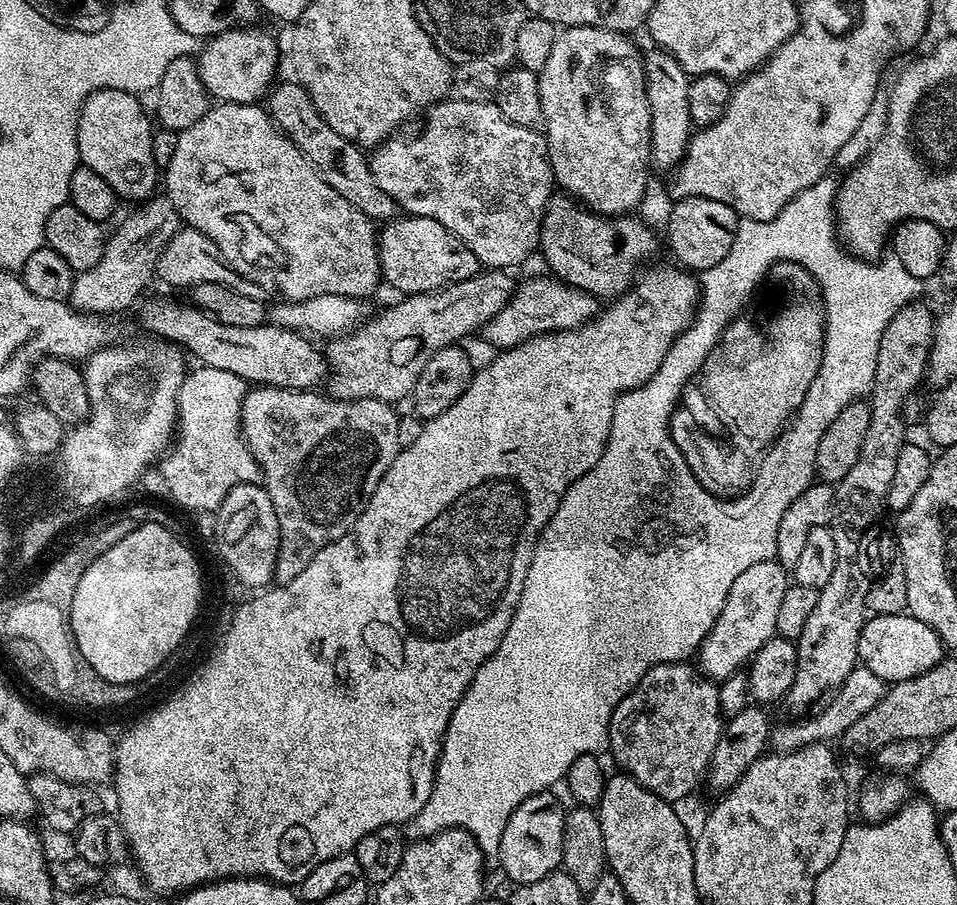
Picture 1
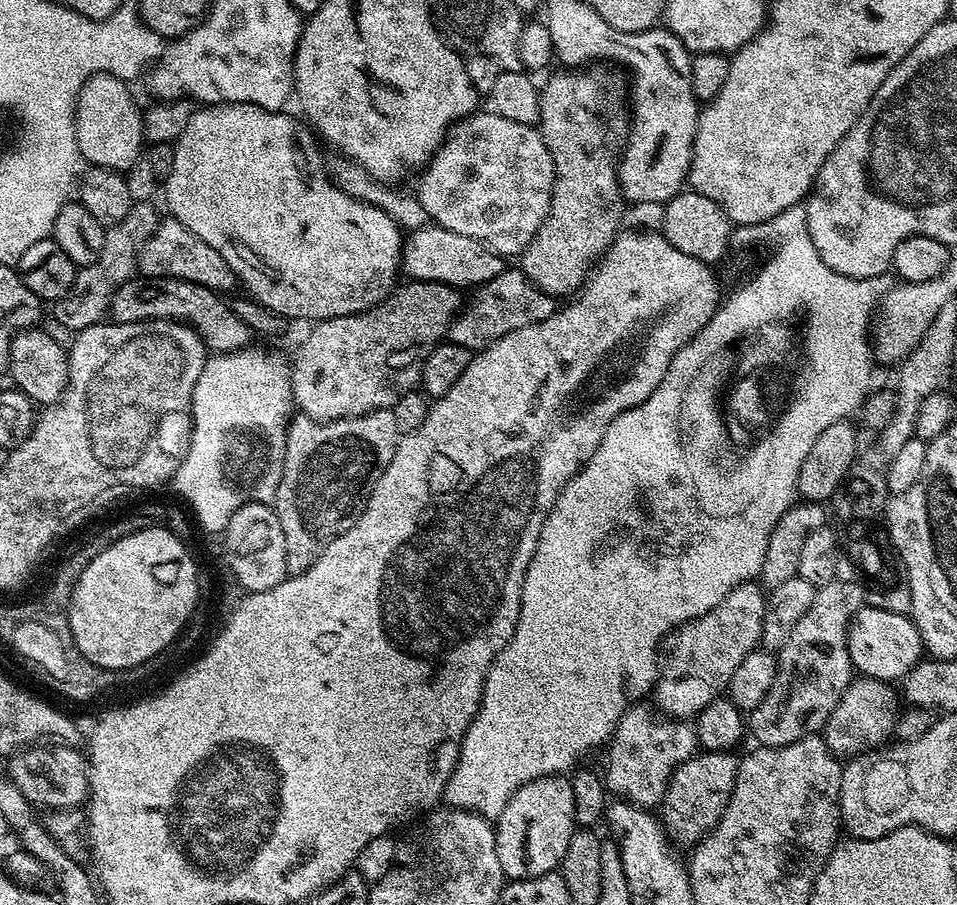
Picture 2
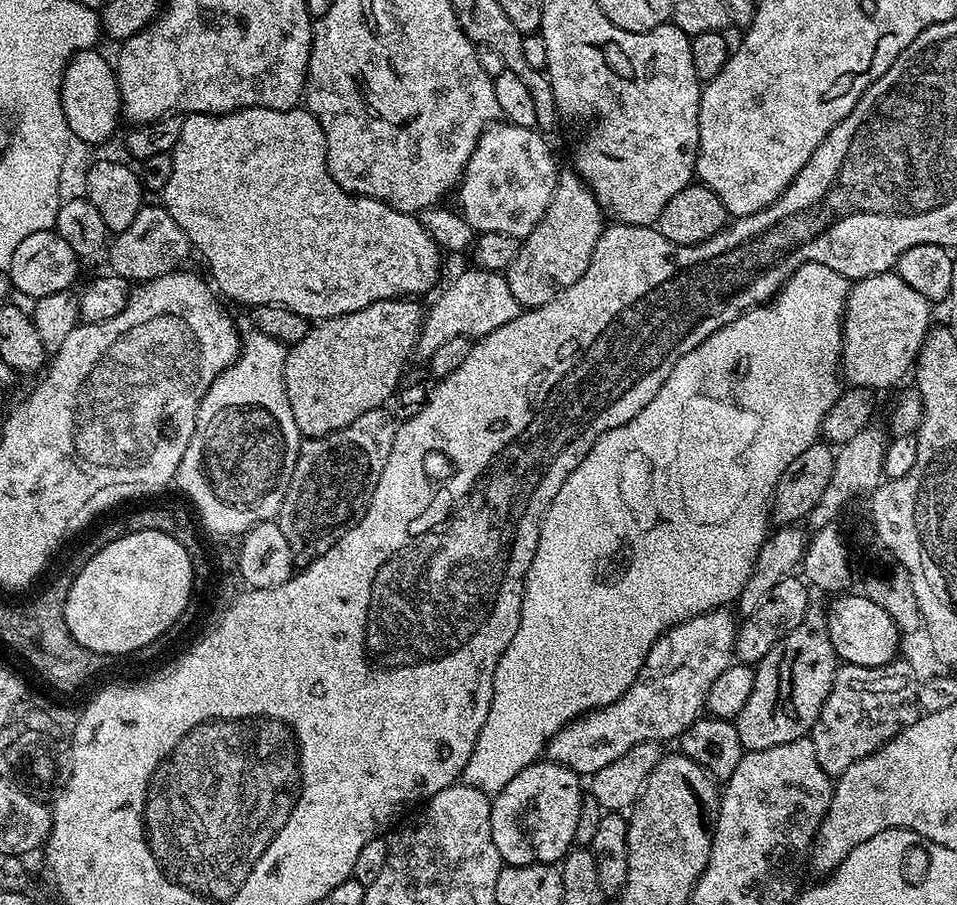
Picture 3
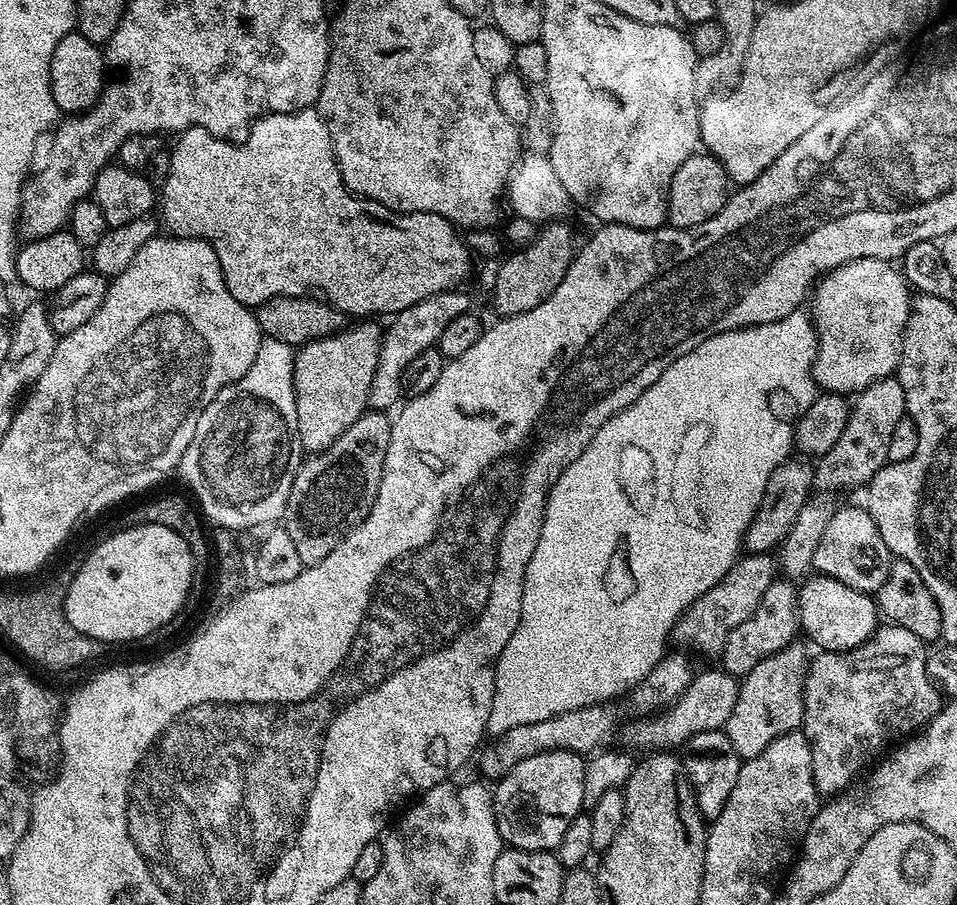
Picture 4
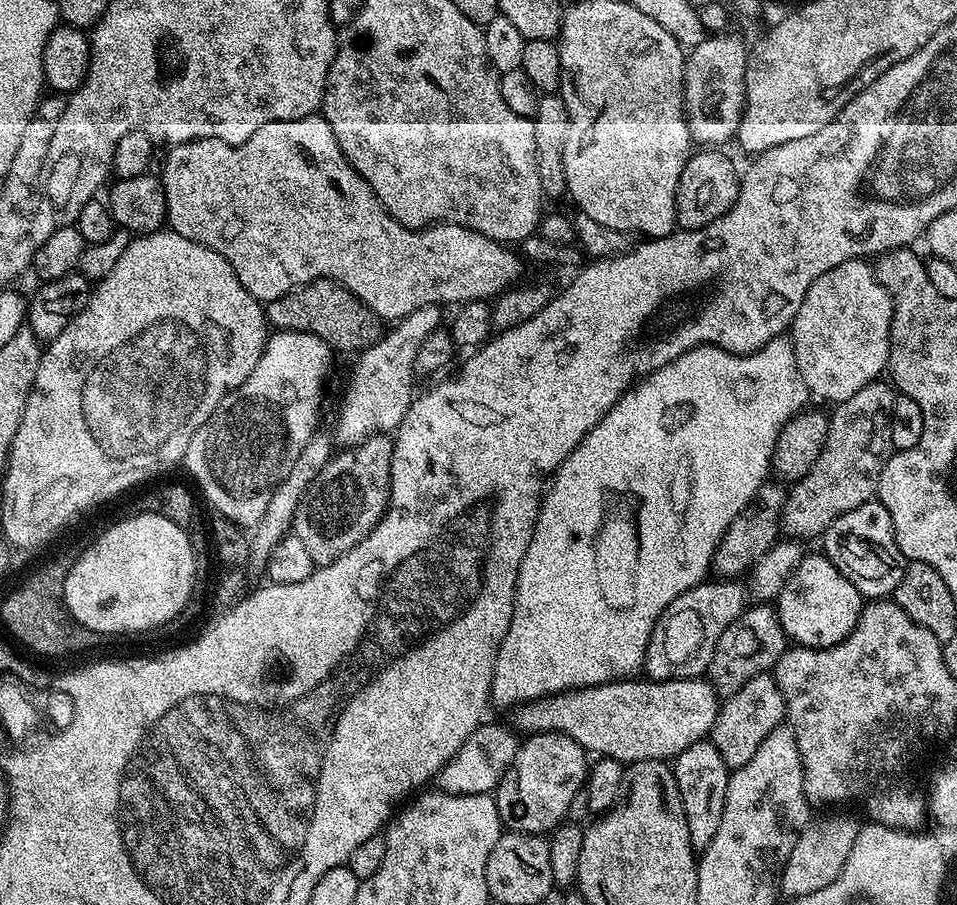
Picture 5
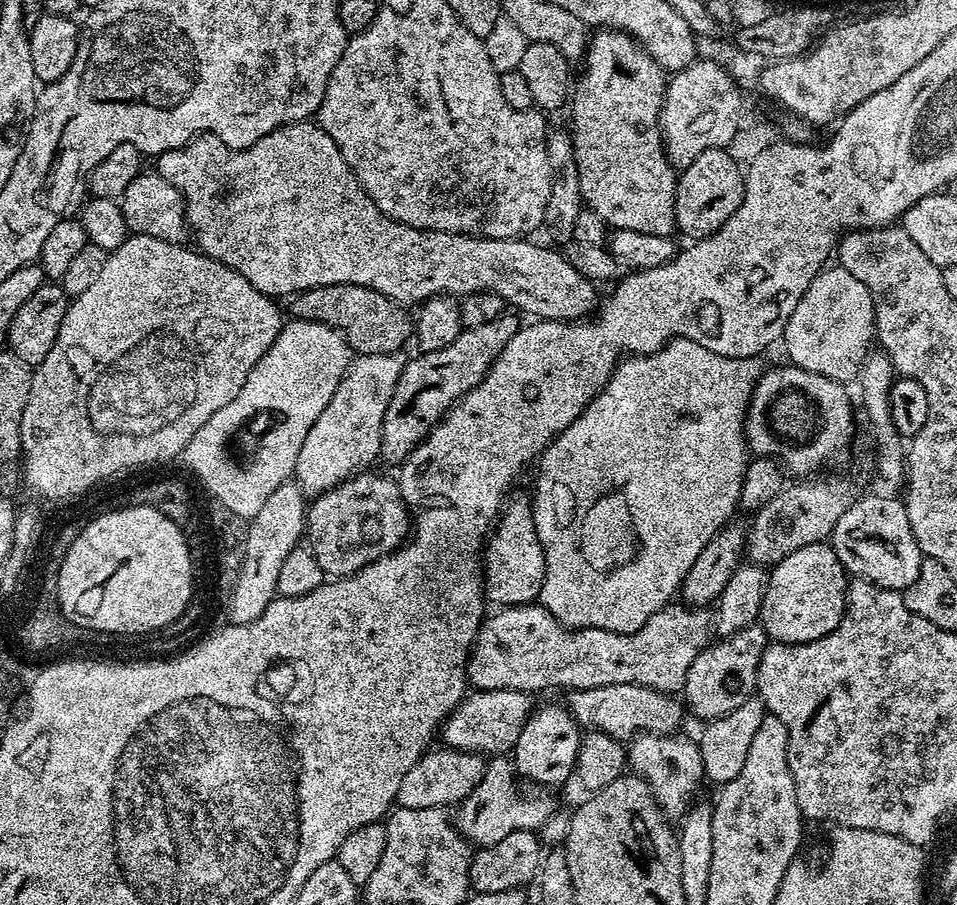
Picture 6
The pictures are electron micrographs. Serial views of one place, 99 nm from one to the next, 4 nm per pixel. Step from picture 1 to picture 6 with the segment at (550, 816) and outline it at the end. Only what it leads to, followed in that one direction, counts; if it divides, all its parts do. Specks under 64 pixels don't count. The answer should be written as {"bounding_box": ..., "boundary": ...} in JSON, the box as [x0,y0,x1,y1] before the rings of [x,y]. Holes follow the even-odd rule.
{"bounding_box":[514,704,582,786],"boundary":[[[548,704],[545,708],[537,707],[528,717],[526,726],[522,726],[522,734],[518,734],[518,742],[514,749],[514,767],[521,777],[533,780],[536,786],[552,786],[548,784],[564,784],[573,779],[576,770],[576,759],[580,749],[582,729],[577,724],[567,707]]]}

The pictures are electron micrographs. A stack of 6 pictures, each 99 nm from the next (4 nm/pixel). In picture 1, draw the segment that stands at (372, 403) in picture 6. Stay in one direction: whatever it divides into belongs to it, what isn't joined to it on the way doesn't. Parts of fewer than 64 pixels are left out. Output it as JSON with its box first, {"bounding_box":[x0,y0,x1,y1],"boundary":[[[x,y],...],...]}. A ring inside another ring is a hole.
{"bounding_box":[482,275,598,350],"boundary":[[[551,275],[536,276],[525,284],[515,285],[510,302],[490,318],[482,329],[482,336],[488,339],[492,350],[503,350],[518,346],[524,340],[541,336],[547,332],[561,332],[571,328],[580,328],[587,320],[592,320],[598,311],[597,297],[588,292],[578,290],[574,286],[565,284],[563,280]]]}

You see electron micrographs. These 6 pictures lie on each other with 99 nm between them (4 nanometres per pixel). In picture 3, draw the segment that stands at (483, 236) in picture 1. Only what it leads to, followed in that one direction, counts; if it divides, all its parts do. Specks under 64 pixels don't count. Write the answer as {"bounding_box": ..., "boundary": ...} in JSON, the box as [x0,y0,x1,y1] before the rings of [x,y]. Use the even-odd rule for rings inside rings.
{"bounding_box":[454,122,557,238],"boundary":[[[507,122],[497,123],[480,135],[480,141],[476,144],[474,154],[470,156],[464,177],[460,179],[454,192],[455,207],[472,227],[473,233],[493,232],[523,238],[530,234],[530,230],[534,230],[534,226],[538,226],[538,222],[546,214],[546,206],[550,206],[554,173],[557,171],[556,160],[543,139],[545,137],[536,128],[523,128]]]}

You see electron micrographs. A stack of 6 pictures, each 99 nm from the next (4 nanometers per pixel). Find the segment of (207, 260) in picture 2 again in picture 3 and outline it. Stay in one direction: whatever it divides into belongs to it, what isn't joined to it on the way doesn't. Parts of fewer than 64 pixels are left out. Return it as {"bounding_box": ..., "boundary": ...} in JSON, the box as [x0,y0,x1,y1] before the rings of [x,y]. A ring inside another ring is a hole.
{"bounding_box":[106,203,194,282],"boundary":[[[145,203],[144,207],[138,210],[134,222],[126,226],[126,230],[115,233],[111,237],[106,248],[106,257],[111,275],[121,276],[129,282],[143,282],[152,280],[155,276],[161,276],[167,272],[175,272],[188,260],[188,255],[193,255],[194,249],[188,236],[170,218],[170,214],[159,203]]]}

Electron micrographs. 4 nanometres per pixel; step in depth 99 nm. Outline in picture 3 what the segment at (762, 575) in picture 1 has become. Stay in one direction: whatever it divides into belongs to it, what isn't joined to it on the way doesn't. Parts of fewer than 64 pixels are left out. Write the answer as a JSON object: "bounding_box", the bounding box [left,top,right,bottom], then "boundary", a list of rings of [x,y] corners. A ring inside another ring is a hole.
{"bounding_box":[547,607,738,778],"boundary":[[[727,607],[716,608],[713,612],[690,616],[687,620],[672,625],[664,635],[657,638],[654,646],[650,646],[642,670],[637,674],[636,681],[628,687],[626,694],[622,694],[622,698],[618,698],[610,706],[598,708],[595,712],[585,712],[583,716],[571,720],[565,728],[558,730],[558,734],[548,739],[547,759],[574,770],[581,778],[590,778],[598,770],[602,770],[602,766],[610,766],[610,762],[622,758],[622,754],[626,754],[626,750],[634,746],[672,739],[675,741],[683,736],[684,731],[695,720],[700,719],[705,711],[706,694],[710,694],[710,686],[714,686],[718,674],[722,674],[722,670],[734,663],[738,620],[728,611]]]}

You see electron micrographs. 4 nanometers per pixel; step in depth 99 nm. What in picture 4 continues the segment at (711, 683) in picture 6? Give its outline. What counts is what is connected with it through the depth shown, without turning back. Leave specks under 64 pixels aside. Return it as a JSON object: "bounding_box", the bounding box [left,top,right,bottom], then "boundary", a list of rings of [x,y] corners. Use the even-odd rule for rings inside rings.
{"bounding_box":[718,578,801,678],"boundary":[[[787,578],[773,580],[770,590],[762,594],[762,602],[758,602],[758,610],[746,618],[739,626],[734,626],[724,643],[724,649],[718,660],[724,671],[737,678],[743,678],[762,662],[762,658],[770,658],[770,654],[778,654],[787,644],[793,643],[801,631],[800,615],[798,614],[798,588]]]}

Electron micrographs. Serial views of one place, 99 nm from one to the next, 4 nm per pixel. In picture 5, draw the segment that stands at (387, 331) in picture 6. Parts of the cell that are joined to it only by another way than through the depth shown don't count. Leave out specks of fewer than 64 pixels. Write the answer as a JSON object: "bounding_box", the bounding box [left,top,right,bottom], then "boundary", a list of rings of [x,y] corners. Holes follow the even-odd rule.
{"bounding_box":[265,279,384,354],"boundary":[[[328,279],[312,280],[280,299],[269,301],[265,305],[265,316],[275,331],[312,333],[338,352],[342,350],[356,354],[364,351],[376,344],[384,332],[380,318],[355,294]]]}

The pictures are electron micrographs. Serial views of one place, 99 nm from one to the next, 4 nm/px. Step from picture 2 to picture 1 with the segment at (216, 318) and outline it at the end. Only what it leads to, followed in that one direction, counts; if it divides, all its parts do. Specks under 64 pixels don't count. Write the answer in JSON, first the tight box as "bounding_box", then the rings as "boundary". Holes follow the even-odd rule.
{"bounding_box":[139,296,329,390],"boundary":[[[156,296],[153,300],[146,300],[139,305],[139,308],[141,307],[140,324],[148,331],[145,333],[178,344],[185,353],[191,354],[193,352],[200,359],[197,361],[203,367],[214,370],[230,370],[230,374],[238,374],[240,378],[247,380],[252,386],[295,388],[297,390],[315,389],[317,386],[323,385],[329,375],[325,353],[321,349],[319,352],[311,344],[313,341],[307,335],[291,332],[288,328],[280,328],[271,322],[265,322],[262,326],[226,326],[191,302],[183,304],[180,300],[167,300],[164,296]]]}

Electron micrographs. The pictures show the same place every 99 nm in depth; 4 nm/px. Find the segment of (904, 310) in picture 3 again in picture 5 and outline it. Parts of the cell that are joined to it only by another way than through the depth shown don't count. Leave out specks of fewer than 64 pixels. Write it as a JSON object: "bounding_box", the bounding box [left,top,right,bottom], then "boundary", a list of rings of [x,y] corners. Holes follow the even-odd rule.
{"bounding_box":[790,259,893,404],"boundary":[[[863,259],[847,260],[815,279],[792,320],[790,339],[795,348],[798,372],[813,397],[837,404],[856,394],[870,381],[879,379],[887,369],[889,338],[892,333],[893,302],[878,282],[875,269]]]}

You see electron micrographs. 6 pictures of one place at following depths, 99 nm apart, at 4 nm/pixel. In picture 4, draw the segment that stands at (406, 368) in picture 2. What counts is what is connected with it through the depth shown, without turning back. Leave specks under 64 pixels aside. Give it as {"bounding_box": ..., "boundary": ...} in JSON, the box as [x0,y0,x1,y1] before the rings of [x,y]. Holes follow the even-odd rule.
{"bounding_box":[294,322,382,453],"boundary":[[[356,322],[332,336],[299,349],[294,362],[294,394],[300,447],[305,453],[325,452],[358,418],[369,411],[372,383],[378,370],[382,328],[376,322]]]}

